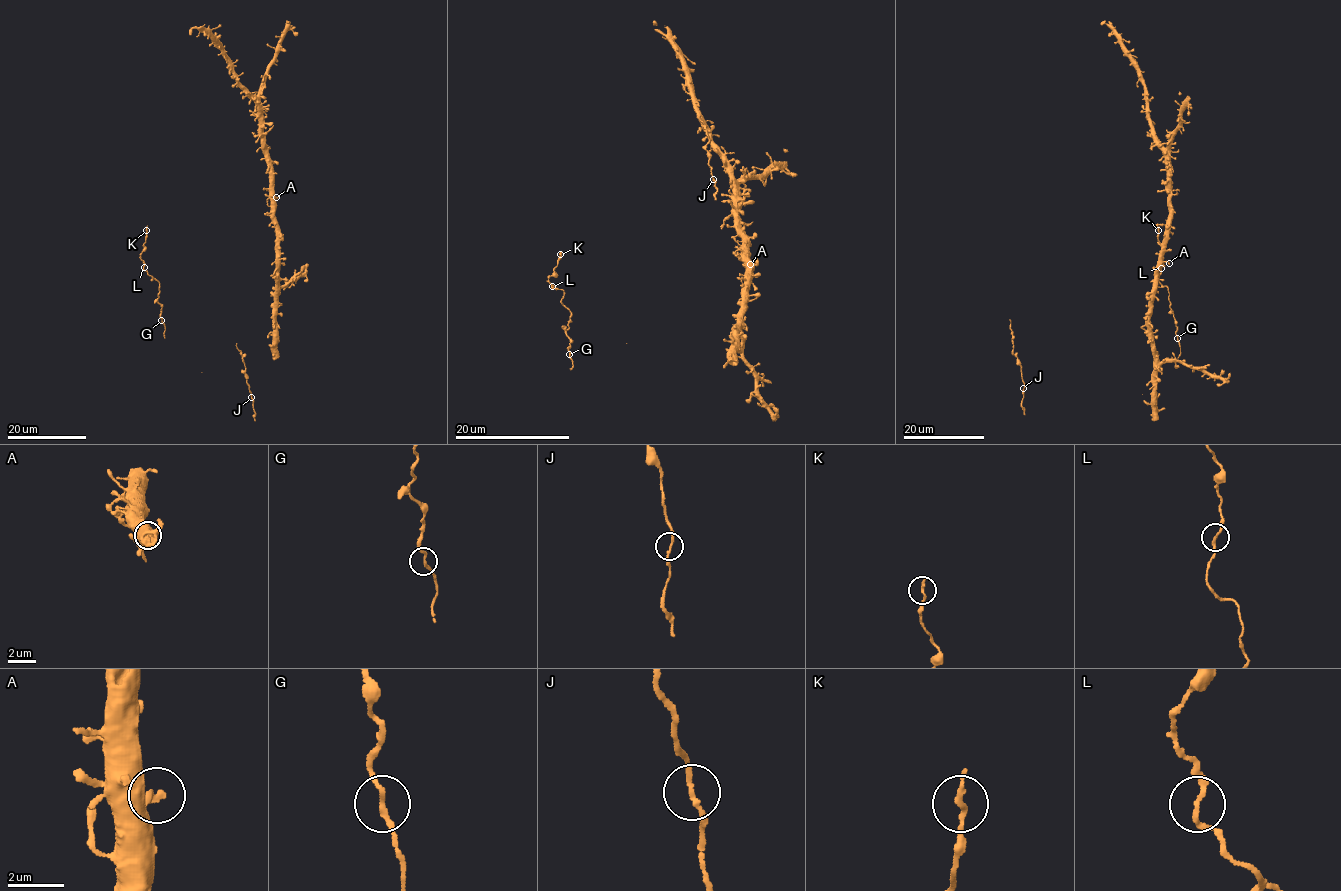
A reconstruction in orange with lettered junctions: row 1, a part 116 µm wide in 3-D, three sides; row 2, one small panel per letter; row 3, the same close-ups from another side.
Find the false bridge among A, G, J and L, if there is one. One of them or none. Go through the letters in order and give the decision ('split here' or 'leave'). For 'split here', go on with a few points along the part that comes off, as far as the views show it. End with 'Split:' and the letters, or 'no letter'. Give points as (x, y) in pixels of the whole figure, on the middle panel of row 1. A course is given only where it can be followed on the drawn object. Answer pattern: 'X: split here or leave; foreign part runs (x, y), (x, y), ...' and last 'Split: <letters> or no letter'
A: leave
G: leave
J: leave
L: leave
Split: no letter

